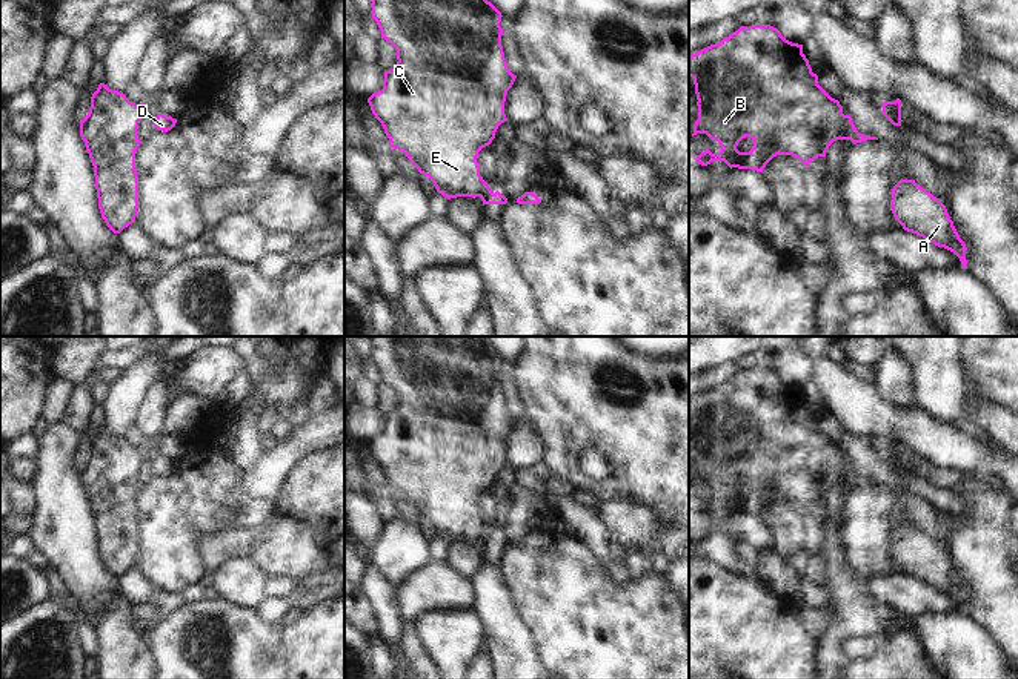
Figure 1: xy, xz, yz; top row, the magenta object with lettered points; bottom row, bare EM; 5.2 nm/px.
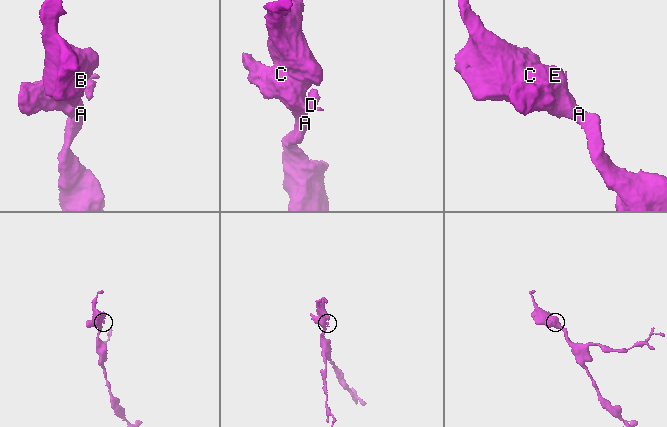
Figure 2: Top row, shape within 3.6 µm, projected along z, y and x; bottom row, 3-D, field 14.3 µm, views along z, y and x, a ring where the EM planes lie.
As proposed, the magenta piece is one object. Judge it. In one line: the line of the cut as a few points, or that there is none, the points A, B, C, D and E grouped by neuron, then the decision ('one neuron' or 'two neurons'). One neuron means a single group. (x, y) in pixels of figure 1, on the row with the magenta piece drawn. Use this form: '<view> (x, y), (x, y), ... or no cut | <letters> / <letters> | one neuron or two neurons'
xz (488, 185), (479, 195) | A B C E / D | two neurons

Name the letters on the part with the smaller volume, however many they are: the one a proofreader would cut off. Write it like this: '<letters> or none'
D

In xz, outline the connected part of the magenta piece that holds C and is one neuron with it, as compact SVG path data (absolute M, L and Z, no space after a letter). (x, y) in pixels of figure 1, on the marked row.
M371 0L371 2L372 2L371 14L381 31L381 38L389 41L395 48L398 60L395 68L384 71L383 89L374 92L368 98L372 114L381 123L384 134L389 138L389 146L403 151L409 158L409 161L418 169L418 172L431 178L437 192L446 197L447 200L457 197L472 197L472 198L480 197L489 184L480 175L480 166L477 157L483 147L492 143L498 126L507 121L504 114L504 101L507 91L512 88L517 78L517 75L514 75L506 65L501 46L501 34L503 34L503 29L500 26L503 17L501 12L487 0Z

